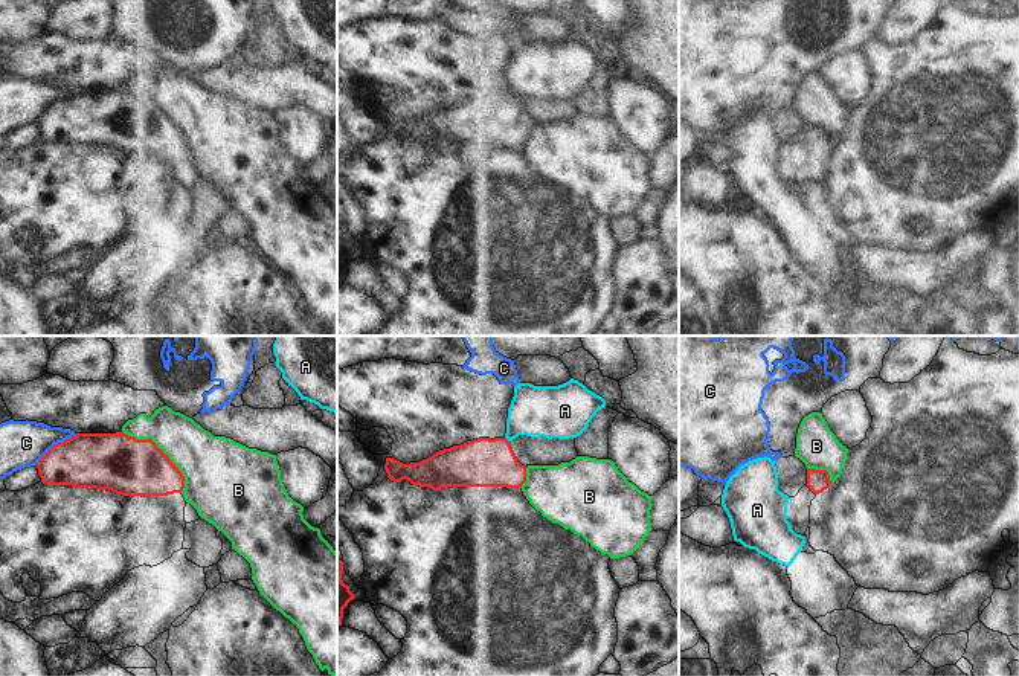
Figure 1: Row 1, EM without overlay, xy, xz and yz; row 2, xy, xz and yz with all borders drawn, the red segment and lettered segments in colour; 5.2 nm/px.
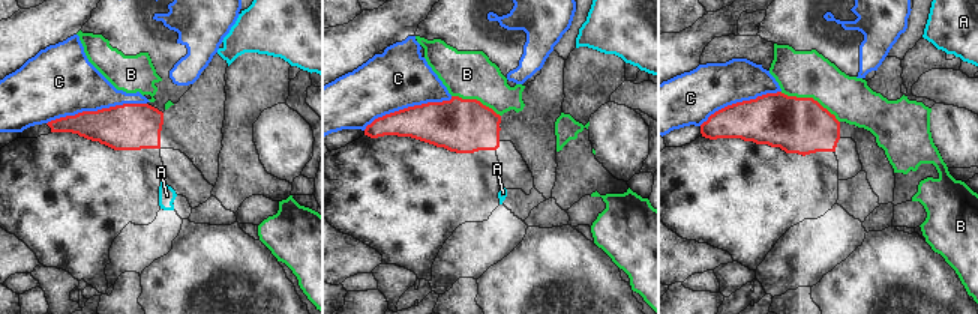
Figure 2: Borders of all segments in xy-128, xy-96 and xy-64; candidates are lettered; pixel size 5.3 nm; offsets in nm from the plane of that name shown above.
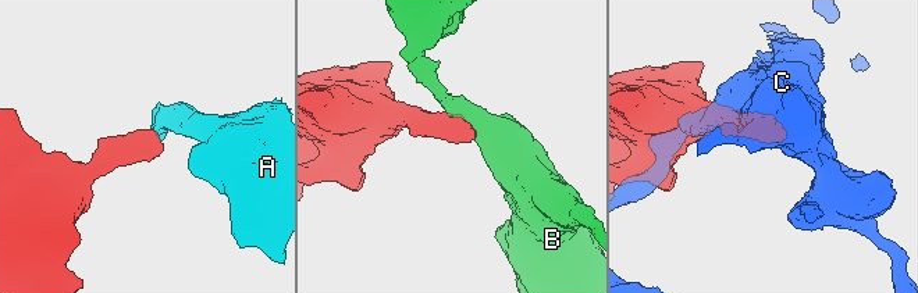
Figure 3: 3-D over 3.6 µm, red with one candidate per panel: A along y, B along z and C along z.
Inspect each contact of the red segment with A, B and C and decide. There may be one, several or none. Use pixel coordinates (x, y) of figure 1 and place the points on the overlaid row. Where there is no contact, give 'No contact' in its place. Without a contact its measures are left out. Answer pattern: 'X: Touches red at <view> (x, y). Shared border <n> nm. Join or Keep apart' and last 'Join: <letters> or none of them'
A: Touches red at xz (507, 440). Shared border 40 nm. Keep apart
B: Touches red at xy (162, 450). Shared border 460 nm. Keep apart
C: Touches red at xy (55, 444). Shared border 280 nm. Keep apart
Join: none of them.

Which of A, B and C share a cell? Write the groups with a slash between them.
A / B / C

